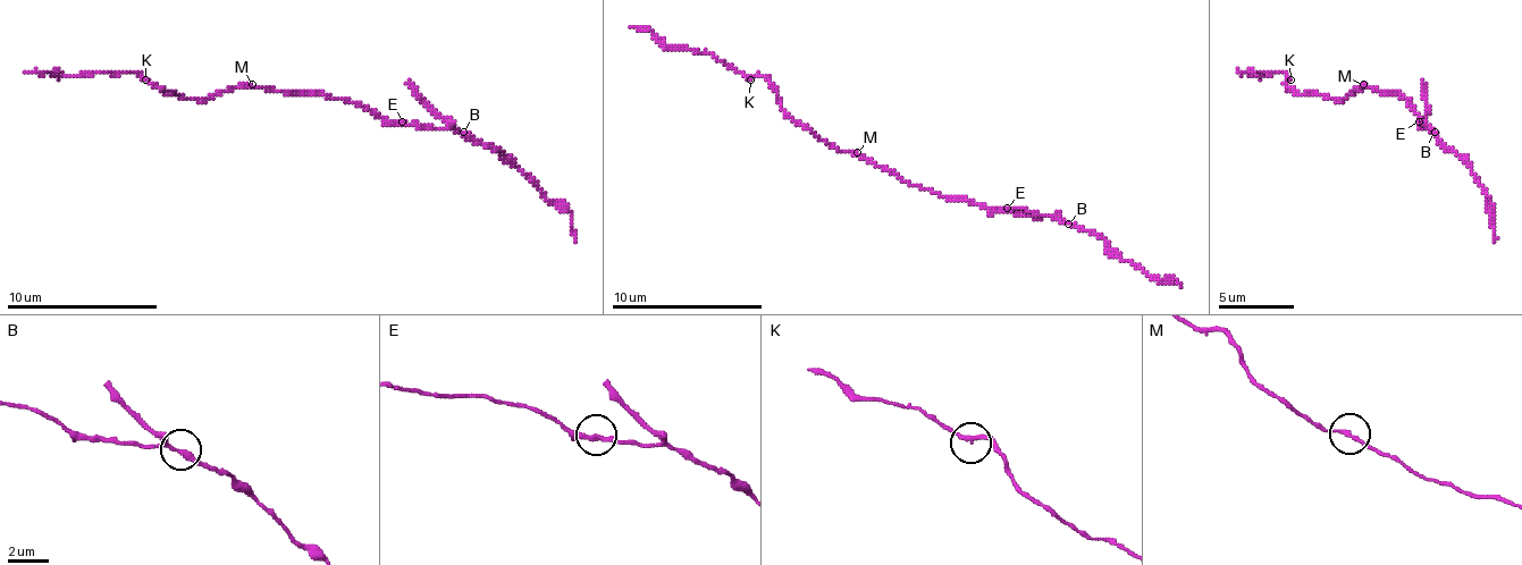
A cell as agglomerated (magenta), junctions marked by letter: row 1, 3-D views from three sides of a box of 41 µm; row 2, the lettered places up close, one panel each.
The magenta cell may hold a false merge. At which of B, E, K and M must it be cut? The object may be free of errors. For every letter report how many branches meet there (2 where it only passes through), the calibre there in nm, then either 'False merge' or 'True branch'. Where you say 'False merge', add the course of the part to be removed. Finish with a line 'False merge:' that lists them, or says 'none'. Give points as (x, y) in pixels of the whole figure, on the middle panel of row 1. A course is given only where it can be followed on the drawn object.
B: Branches: 3. Thickness 170 nm. False merge. Course of the part to remove: (1068, 224), (1098, 234), (1124, 261), (1162, 279), (1180, 284)
E: Branches: 3. Thickness 180 nm. True branch
K: Branches: 2. Thickness 200 nm. True branch
M: Branches: 2. Thickness 160 nm. True branch
False merge: B

